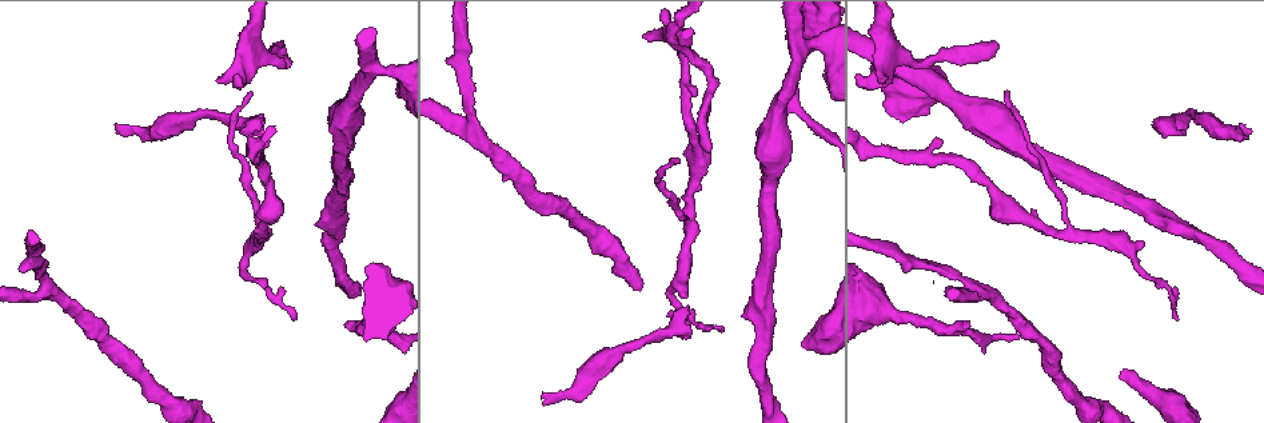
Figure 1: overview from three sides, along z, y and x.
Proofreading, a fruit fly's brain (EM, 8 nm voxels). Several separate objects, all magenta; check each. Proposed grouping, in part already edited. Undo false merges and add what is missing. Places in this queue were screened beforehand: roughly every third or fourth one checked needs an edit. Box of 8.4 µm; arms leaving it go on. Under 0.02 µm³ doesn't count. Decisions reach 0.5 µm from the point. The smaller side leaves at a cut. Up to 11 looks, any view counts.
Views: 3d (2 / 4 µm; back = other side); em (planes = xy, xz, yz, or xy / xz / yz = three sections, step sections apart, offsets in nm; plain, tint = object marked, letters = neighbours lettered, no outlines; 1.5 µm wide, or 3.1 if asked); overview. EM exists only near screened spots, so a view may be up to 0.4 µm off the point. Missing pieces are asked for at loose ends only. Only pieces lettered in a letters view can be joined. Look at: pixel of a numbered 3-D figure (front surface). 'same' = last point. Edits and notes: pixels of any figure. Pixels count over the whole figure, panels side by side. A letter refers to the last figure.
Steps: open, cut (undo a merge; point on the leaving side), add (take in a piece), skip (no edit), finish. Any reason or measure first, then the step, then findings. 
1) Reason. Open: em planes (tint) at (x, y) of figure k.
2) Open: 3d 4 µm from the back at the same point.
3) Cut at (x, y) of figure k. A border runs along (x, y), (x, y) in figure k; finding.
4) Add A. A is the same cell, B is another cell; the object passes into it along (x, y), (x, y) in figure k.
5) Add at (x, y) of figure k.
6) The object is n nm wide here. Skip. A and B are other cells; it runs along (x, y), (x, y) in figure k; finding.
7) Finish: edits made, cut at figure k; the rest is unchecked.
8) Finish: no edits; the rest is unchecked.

Free end. Open: em 3.1 µm planes (tint) at (216, 80) of figure 1.

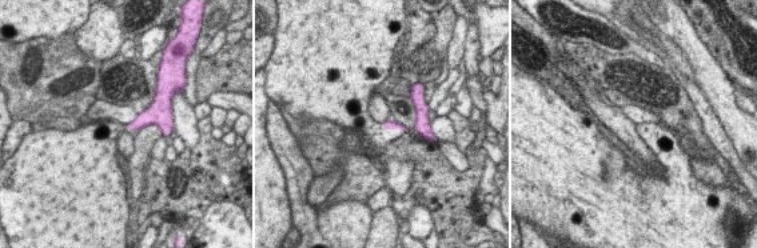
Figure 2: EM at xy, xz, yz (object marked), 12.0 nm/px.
See the neighbours. Open: em 3.1 µm planes (letters) at the same point.

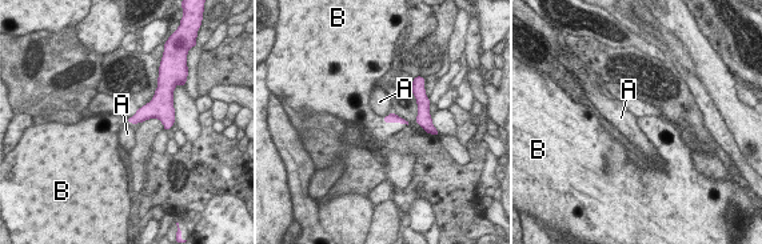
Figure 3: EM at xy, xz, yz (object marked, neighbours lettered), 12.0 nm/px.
The longest contact is with B, 340 nm. Add at (379, 131) of figure 3. B is the same cell, A is another cell; the object passes into it along (391, 118), (394, 122), (379, 131) in figure 3; the neuron continues.

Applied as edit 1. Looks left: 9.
Open: overview.

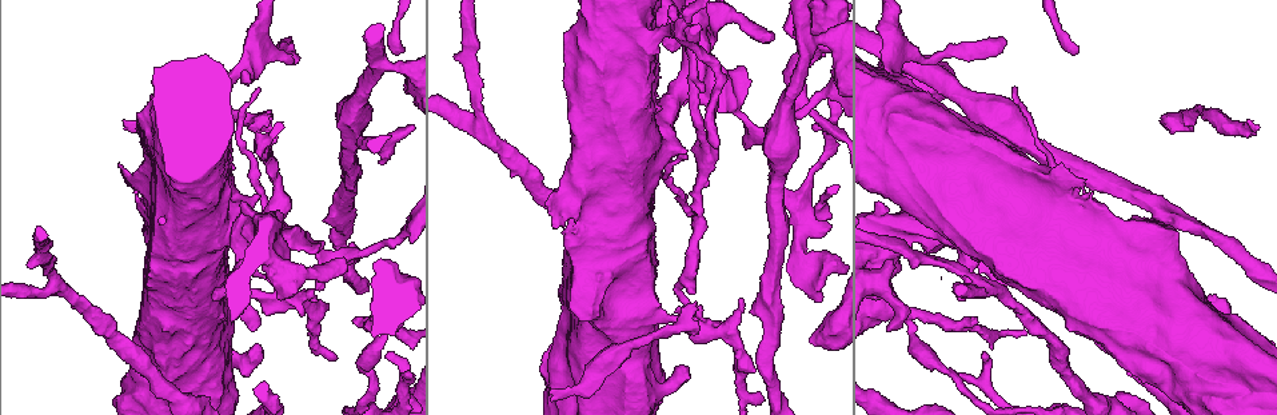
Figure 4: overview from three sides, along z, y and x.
An open end. Open: 3d 4 µm at (688, 159) of figure 4.

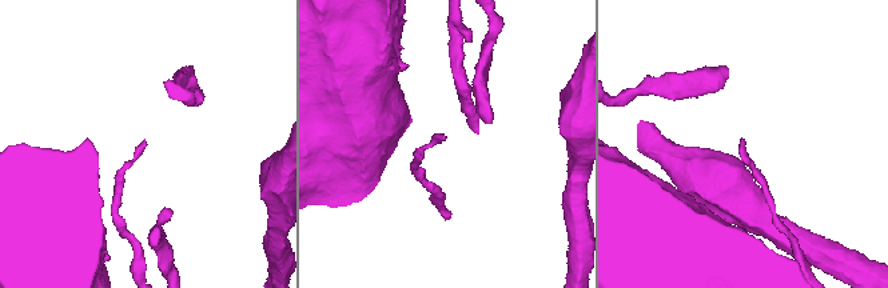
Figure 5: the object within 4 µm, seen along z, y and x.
Open: em planes (plain) at (743, 141) of figure 5.

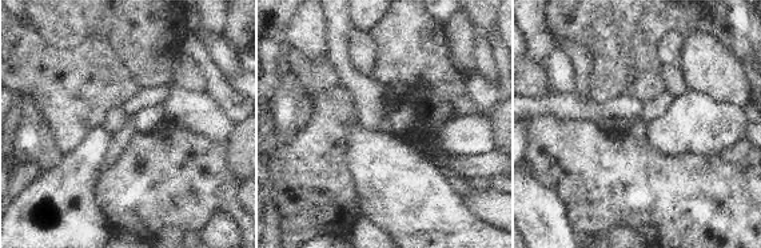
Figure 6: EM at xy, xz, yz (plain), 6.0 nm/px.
Open: em planes (letters) at the same point.

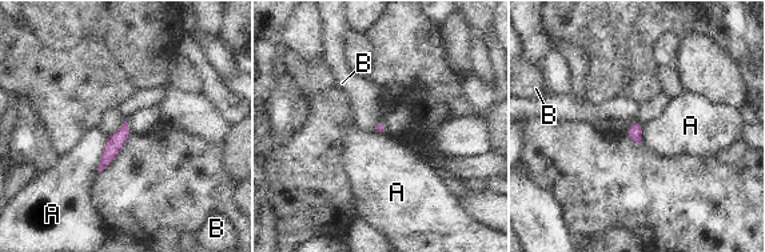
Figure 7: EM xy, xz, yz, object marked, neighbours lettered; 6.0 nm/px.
The object is 70 nm wide here. Skip. A and B are other cells; no lettered piece goes on from it.

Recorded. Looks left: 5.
Thin neck. Open: 3d 4 µm from the back at (811, 43) of figure 4.

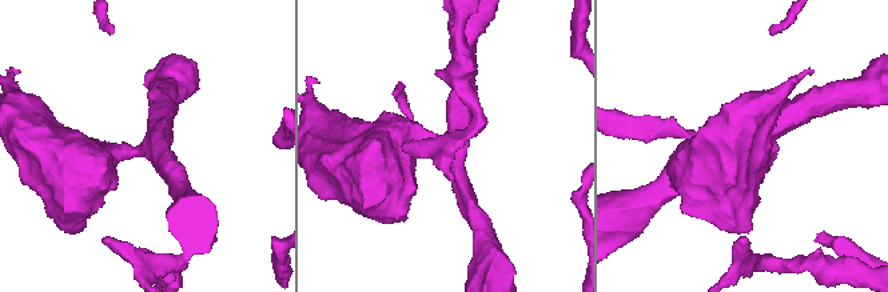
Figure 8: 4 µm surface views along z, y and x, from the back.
3 arms meet here; the arms are 280, 360, 550 nm wide; need the tissue. Open: em planes (letters) at (146, 150) of figure 8.

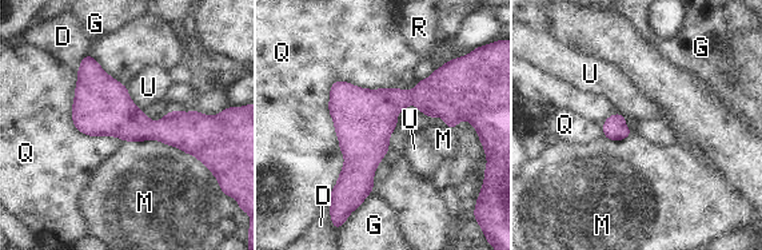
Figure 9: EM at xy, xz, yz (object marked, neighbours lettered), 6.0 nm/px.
The longest contact is with Q, 800 nm. Skip. D, G, M, Q, R and U are other cells; a border runs along (124, 141), (156, 139), (207, 167) in figure 9; continuous, no second neuron.

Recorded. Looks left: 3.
Branch stops here. Open: em planes (letters) at (977, 319) of figure 4.

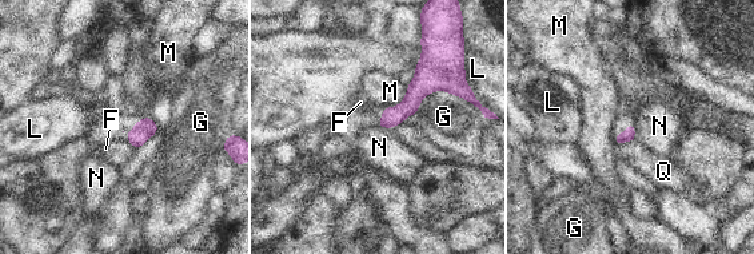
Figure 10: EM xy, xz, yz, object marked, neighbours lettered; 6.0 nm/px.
Skip. F, G, L, M, N and Q are other cells; a border runs along (634, 123), (635, 139) in figure 10; no lettered piece goes on from it.

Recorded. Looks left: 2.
Finish: edits made, add at figure 3; the rest is unchecked.

